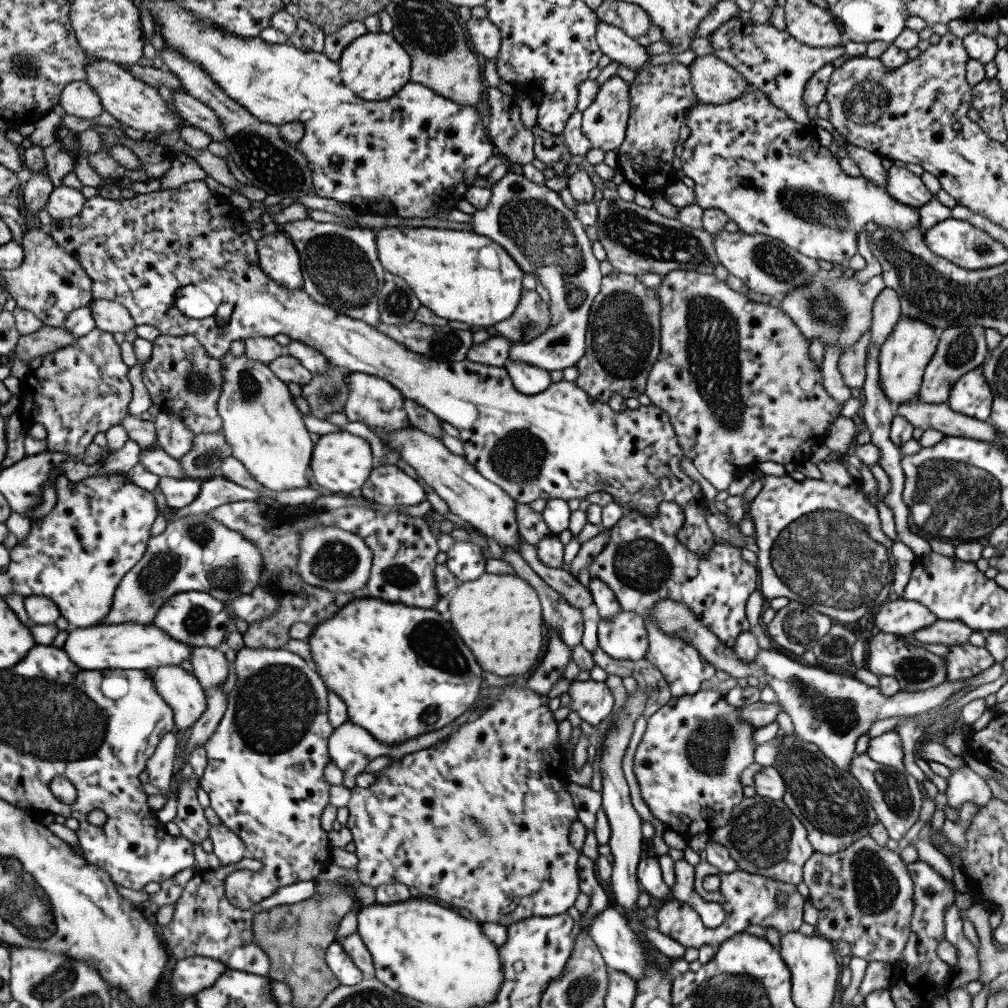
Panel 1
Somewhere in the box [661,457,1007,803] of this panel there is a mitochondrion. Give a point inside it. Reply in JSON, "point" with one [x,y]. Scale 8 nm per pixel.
{"point":[835,559]}

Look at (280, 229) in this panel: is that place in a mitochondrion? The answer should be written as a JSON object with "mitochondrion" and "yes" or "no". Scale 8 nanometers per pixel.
{"mitochondrion":"no"}

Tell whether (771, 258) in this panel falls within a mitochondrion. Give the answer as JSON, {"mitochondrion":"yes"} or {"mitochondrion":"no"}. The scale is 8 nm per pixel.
{"mitochondrion":"yes"}

